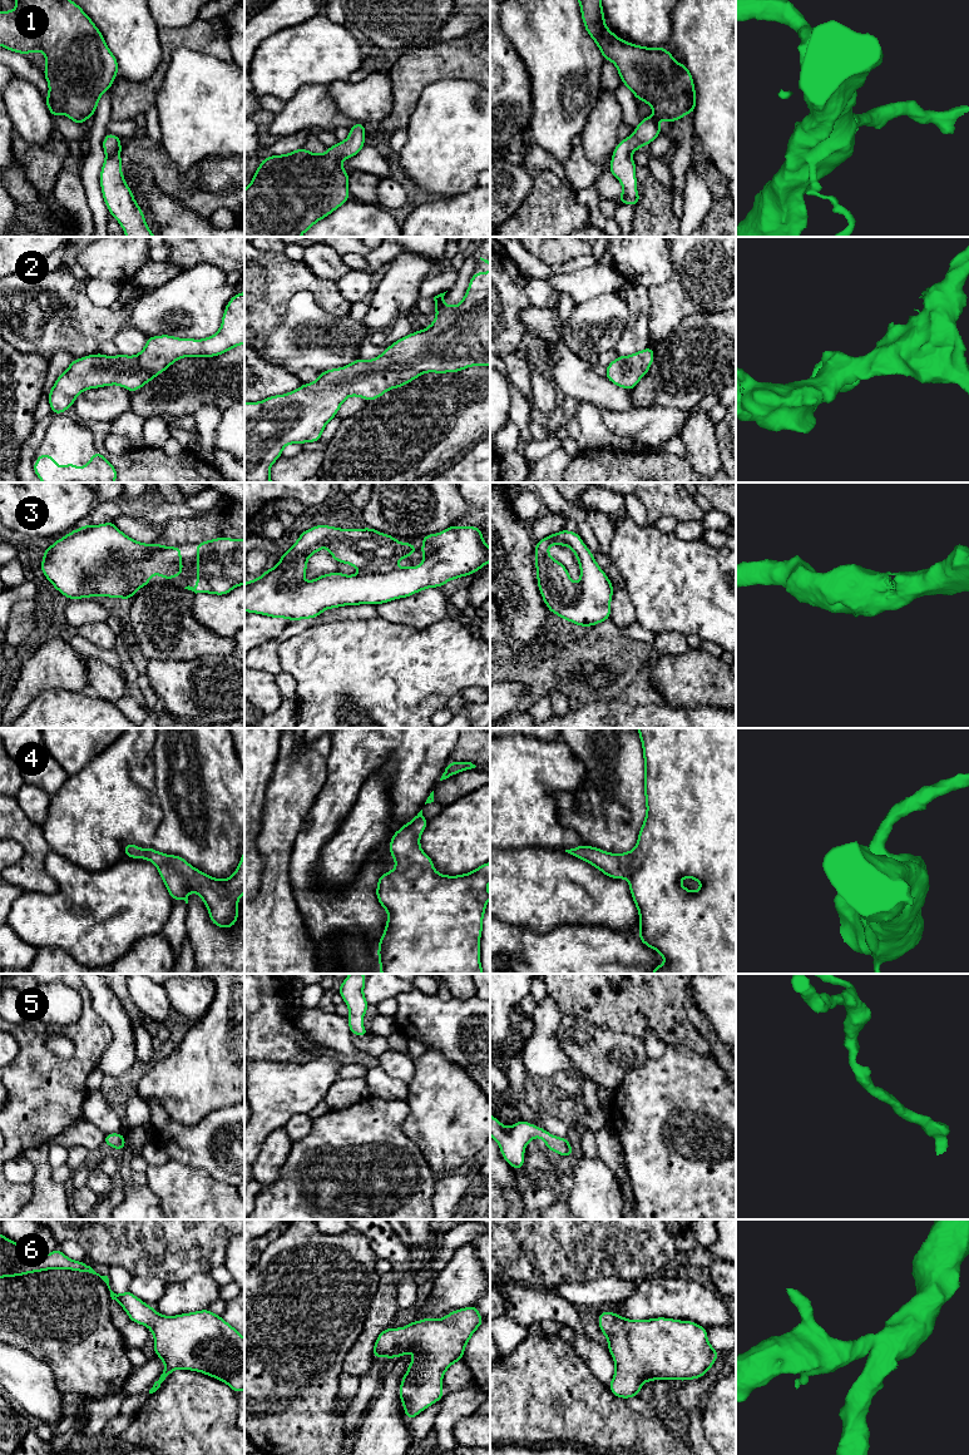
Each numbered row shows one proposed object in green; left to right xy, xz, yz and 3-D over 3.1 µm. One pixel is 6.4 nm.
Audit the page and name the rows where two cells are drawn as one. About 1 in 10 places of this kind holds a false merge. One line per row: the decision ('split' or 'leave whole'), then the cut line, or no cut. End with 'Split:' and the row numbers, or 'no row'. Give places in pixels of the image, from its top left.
1: leave whole; cut none
2: leave whole; cut none
3: leave whole; cut none
4: leave whole; cut none
5: leave whole; cut none
6: leave whole; cut none
Split: no row

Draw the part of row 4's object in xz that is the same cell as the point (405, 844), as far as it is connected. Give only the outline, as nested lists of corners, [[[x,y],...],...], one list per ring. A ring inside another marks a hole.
[[[422,810],[399,831],[390,841],[390,855],[396,867],[379,877],[376,896],[389,917],[384,935],[379,941],[379,962],[381,974],[484,974],[480,965],[480,936],[483,916],[490,900],[490,862],[476,870],[448,876],[437,874],[432,860],[420,847],[420,836],[427,826]]]

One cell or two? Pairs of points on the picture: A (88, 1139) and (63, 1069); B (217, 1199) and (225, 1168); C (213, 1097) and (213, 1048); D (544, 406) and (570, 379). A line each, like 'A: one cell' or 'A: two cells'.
A: two cells
B: two cells
C: one cell
D: two cells

